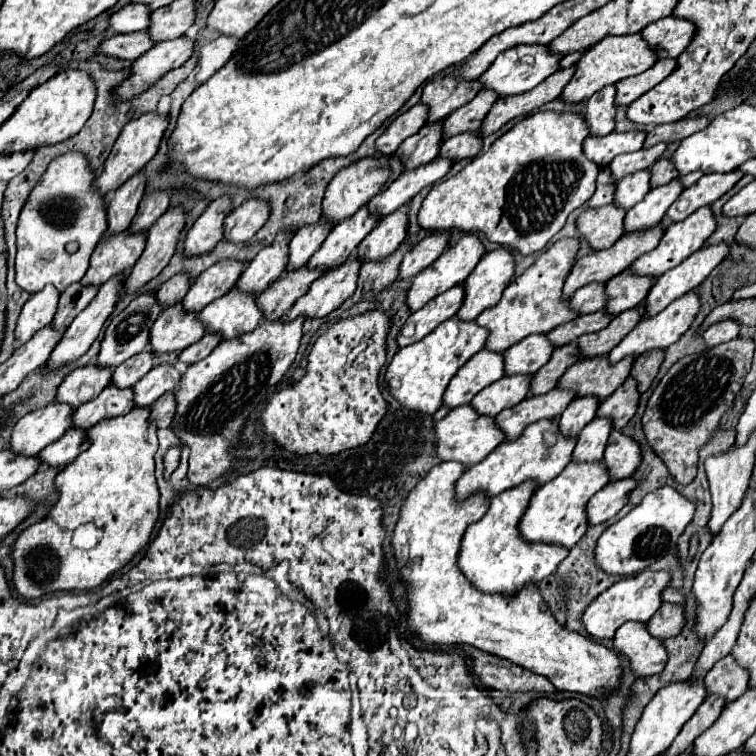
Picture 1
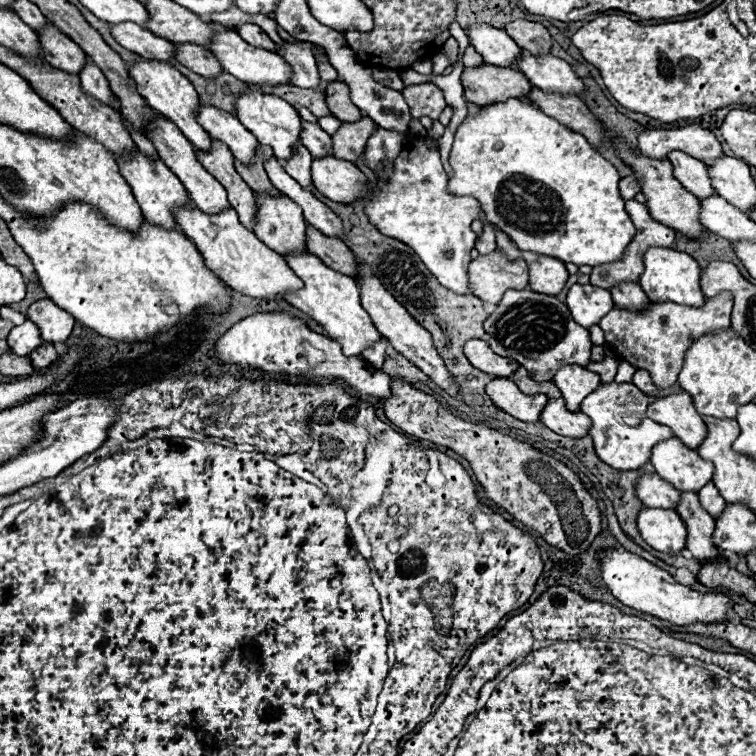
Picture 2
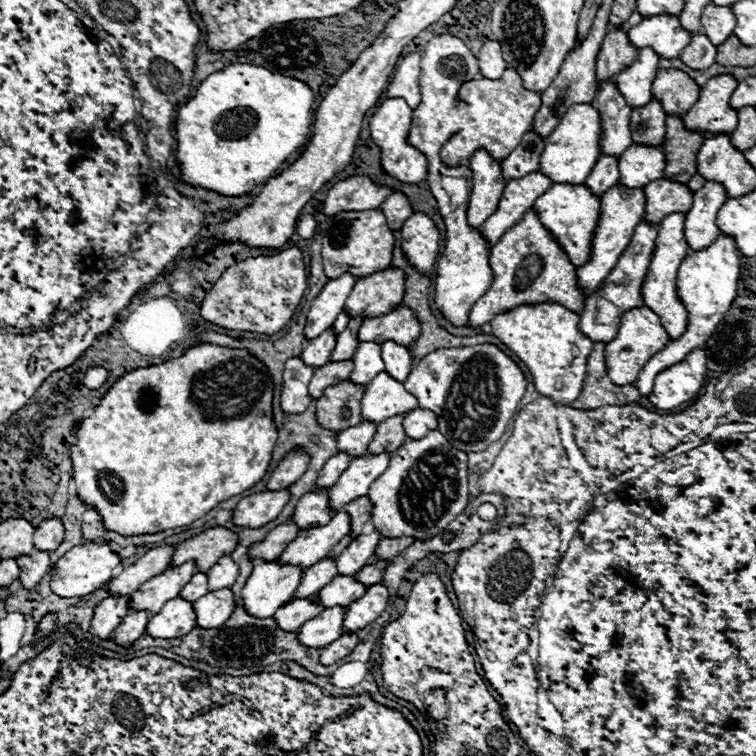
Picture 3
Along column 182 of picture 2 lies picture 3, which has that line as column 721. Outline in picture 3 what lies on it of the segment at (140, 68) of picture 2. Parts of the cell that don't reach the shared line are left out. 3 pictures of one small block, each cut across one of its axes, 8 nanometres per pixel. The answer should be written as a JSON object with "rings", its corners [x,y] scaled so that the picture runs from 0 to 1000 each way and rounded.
{"rings":[[[955,98],[937,106],[934,116],[926,119],[926,130],[918,143],[907,148],[905,169],[923,177],[968,177],[976,164],[976,151],[963,140],[968,122],[976,108],[971,101]]]}

